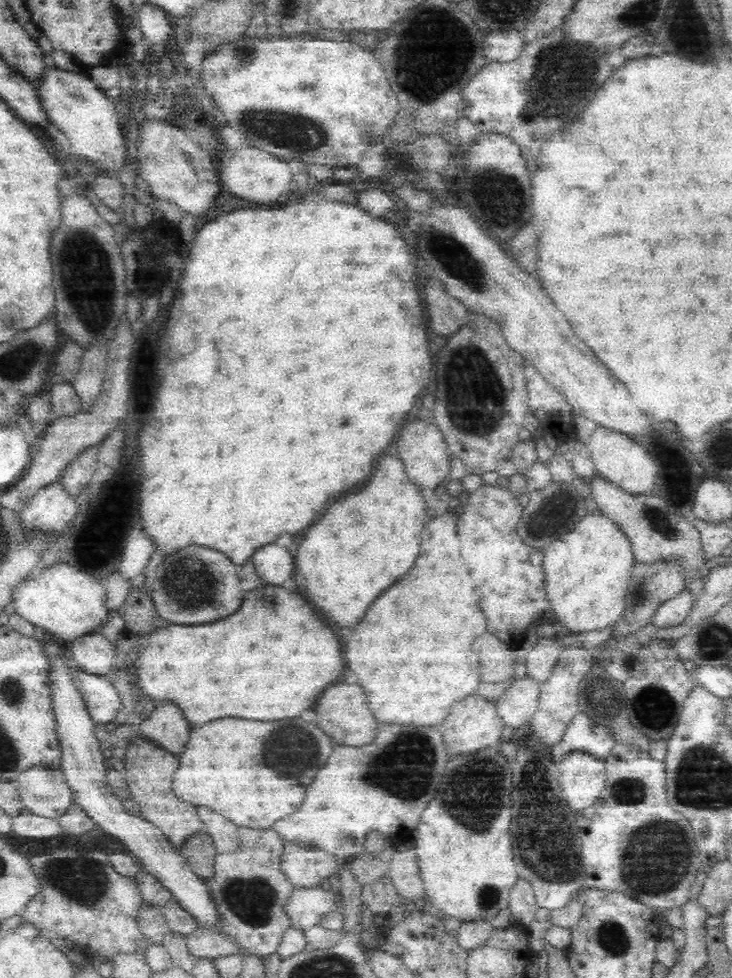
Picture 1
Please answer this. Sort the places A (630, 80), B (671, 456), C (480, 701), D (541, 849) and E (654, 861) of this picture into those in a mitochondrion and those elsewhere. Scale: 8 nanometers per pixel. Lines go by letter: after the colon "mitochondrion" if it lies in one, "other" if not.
A: other
B: other
C: other
D: mitochondrion
E: mitochondrion

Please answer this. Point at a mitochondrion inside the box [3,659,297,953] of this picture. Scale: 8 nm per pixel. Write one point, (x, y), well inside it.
(81, 880)

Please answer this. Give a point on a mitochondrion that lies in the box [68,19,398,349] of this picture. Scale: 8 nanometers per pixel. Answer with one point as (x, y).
(284, 130)

